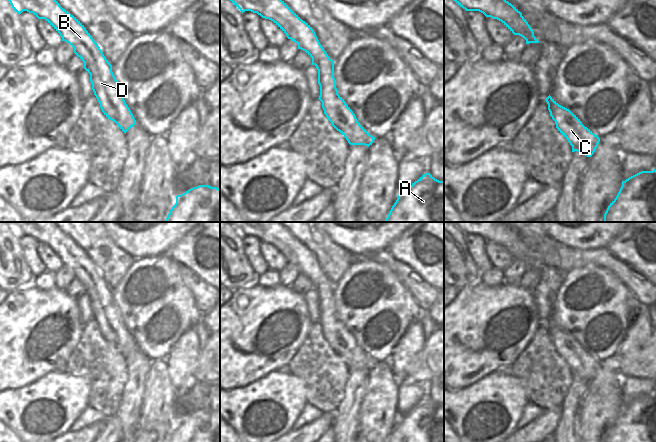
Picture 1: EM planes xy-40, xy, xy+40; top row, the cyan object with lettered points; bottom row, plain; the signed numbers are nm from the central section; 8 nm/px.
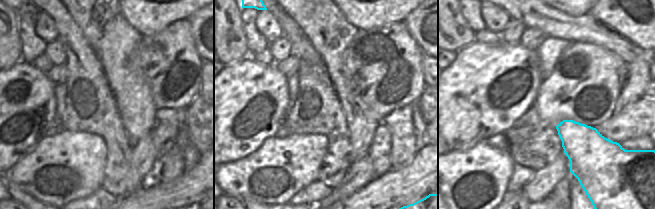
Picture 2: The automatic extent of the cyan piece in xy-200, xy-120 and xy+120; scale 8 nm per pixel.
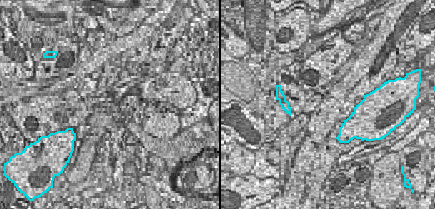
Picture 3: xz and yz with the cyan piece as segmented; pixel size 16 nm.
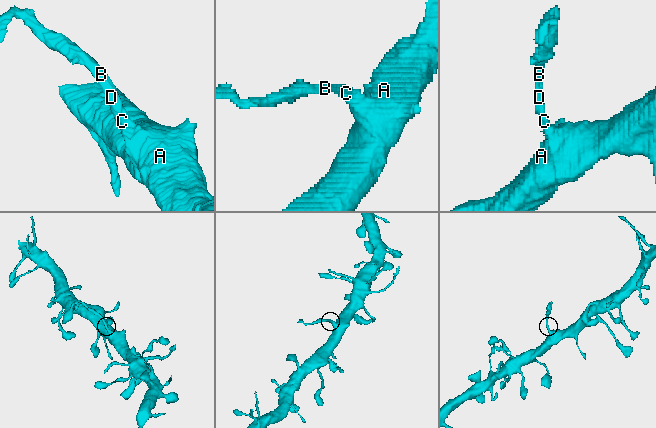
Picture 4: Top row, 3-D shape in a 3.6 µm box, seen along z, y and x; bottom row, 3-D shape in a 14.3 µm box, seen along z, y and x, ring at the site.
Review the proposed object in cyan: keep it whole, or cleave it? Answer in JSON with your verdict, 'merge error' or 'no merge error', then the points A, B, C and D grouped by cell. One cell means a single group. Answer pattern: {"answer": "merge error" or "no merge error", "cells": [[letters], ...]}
{"answer": "merge error", "cells": [["A", "C"], ["B", "D"]]}

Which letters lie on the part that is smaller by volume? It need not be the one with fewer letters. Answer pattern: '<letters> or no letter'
B, D

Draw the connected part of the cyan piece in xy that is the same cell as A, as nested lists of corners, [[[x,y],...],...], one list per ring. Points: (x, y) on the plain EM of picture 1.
[[[425,397],[401,415],[387,442],[444,442],[444,404],[439,405]]]

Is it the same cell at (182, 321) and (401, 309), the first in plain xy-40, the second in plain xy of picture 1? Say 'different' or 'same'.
same

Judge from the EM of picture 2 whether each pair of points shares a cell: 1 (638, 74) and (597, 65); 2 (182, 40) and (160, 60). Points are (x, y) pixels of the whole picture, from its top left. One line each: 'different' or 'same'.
1: different
2: same

